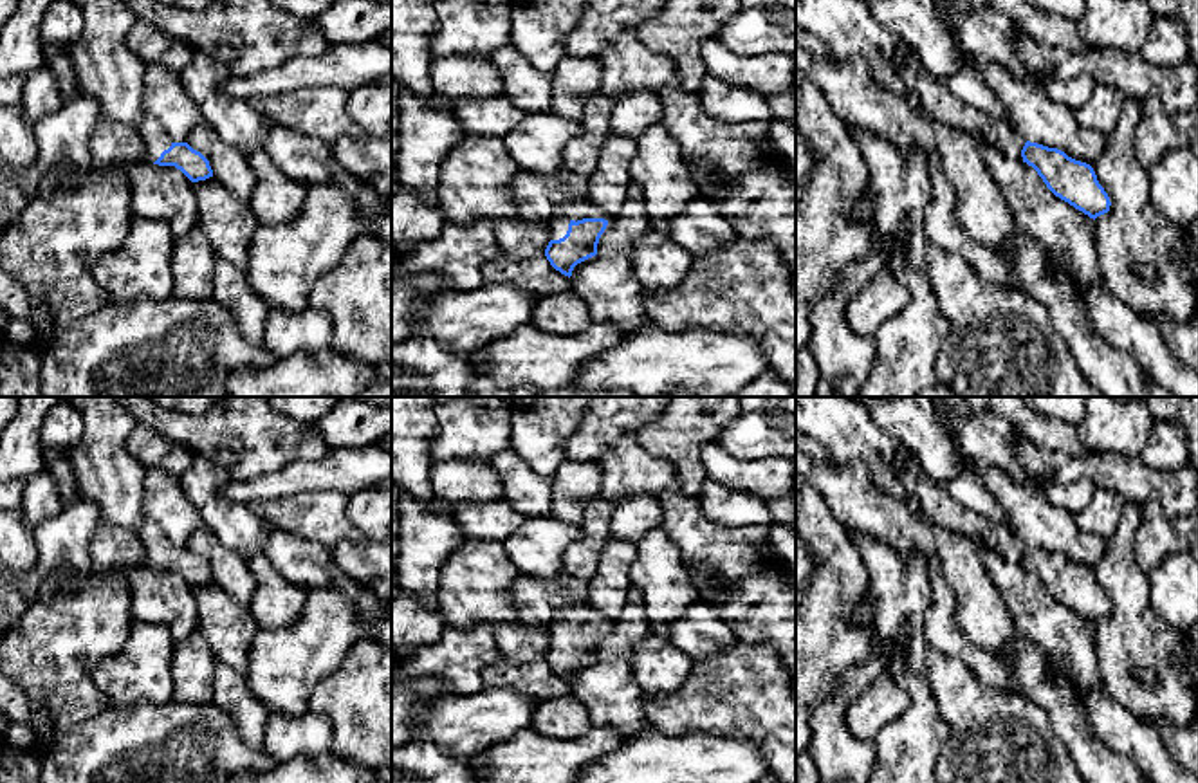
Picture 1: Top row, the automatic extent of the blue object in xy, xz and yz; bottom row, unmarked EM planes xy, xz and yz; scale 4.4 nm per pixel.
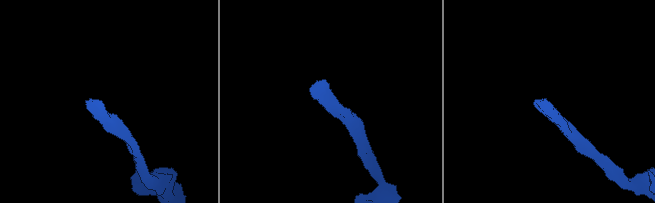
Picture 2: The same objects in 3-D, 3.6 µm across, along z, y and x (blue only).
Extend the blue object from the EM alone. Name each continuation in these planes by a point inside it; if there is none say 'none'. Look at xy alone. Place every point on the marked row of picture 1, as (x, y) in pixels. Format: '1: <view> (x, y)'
1: xy (156, 139)

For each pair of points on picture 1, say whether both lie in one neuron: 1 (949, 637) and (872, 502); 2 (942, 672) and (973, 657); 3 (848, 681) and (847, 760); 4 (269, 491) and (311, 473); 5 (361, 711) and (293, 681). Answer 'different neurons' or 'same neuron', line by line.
1: different neurons
2: different neurons
3: same neuron
4: same neuron
5: different neurons

